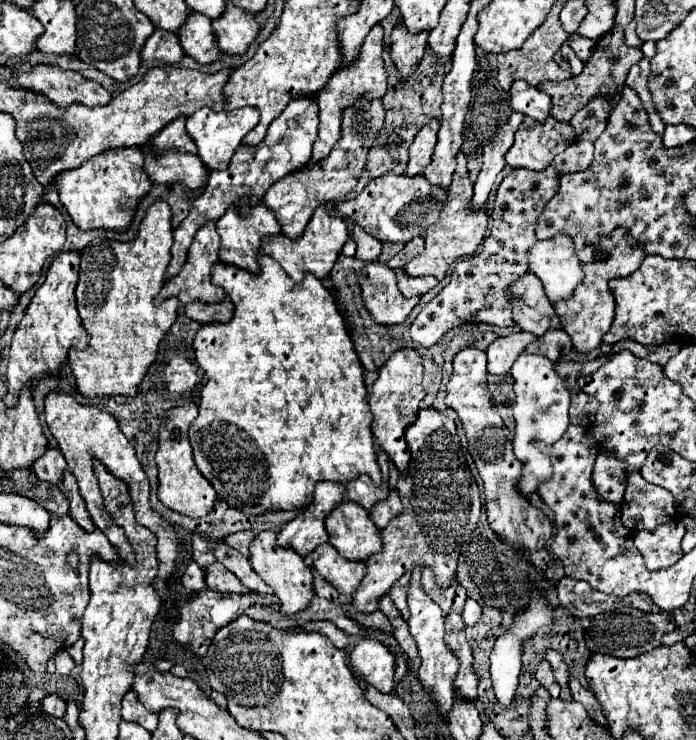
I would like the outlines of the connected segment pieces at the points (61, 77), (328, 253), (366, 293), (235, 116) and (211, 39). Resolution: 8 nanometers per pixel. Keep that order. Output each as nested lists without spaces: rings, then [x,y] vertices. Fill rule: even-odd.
[[[52,65],[32,67],[30,89],[46,95],[58,107],[70,107],[74,103],[82,105],[108,105],[112,95],[98,85],[74,71],[64,71]]]
[[[322,205],[316,209],[314,217],[306,225],[306,231],[300,237],[300,241],[290,241],[286,235],[268,237],[266,241],[262,241],[262,253],[270,255],[274,261],[278,261],[290,279],[294,279],[296,283],[302,283],[306,273],[312,273],[318,279],[326,279],[330,275],[338,255],[342,253],[342,247],[346,245],[346,241],[348,241],[346,223],[340,217],[332,217],[328,213],[326,205]]]
[[[368,263],[358,273],[358,285],[362,289],[362,301],[370,317],[378,325],[398,325],[418,305],[418,297],[406,299],[398,285],[396,273],[382,263]]]
[[[198,109],[186,119],[186,133],[198,147],[198,157],[210,167],[212,171],[228,169],[230,157],[234,155],[236,147],[242,143],[244,135],[258,123],[258,111],[256,109],[236,109],[236,111],[220,111],[214,113],[212,109]]]
[[[190,13],[178,39],[184,47],[184,53],[202,65],[210,65],[220,57],[220,47],[212,31],[212,21],[208,17]]]

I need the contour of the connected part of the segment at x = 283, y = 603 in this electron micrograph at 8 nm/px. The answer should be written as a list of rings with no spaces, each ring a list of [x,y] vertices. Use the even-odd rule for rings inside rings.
[[[260,531],[250,547],[250,563],[254,571],[262,577],[262,581],[274,589],[276,597],[280,599],[280,611],[284,615],[294,615],[310,605],[314,597],[314,583],[312,583],[314,577],[310,567],[304,563],[302,557],[298,557],[298,553],[294,553],[292,549],[274,549],[274,541],[276,533]]]

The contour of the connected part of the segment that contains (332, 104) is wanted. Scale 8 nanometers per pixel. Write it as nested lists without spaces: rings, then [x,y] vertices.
[[[376,25],[368,33],[368,37],[364,41],[360,59],[350,69],[342,69],[336,75],[332,75],[328,85],[318,91],[318,107],[320,107],[318,109],[318,119],[320,119],[320,127],[318,127],[318,139],[314,141],[310,163],[318,163],[318,161],[322,161],[322,159],[326,159],[330,155],[330,149],[340,139],[344,109],[352,107],[360,97],[368,97],[372,101],[372,99],[380,99],[386,93],[386,69],[384,69],[384,61],[382,61],[384,39],[382,37],[384,37],[384,31],[382,31],[380,25]]]

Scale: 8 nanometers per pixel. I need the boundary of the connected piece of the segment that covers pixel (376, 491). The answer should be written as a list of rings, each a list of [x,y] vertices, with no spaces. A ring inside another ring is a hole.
[[[378,451],[378,465],[382,469],[382,483],[376,487],[370,477],[358,477],[348,483],[348,499],[362,505],[366,511],[370,511],[378,501],[386,499],[390,489],[388,489],[388,457],[384,451]]]

